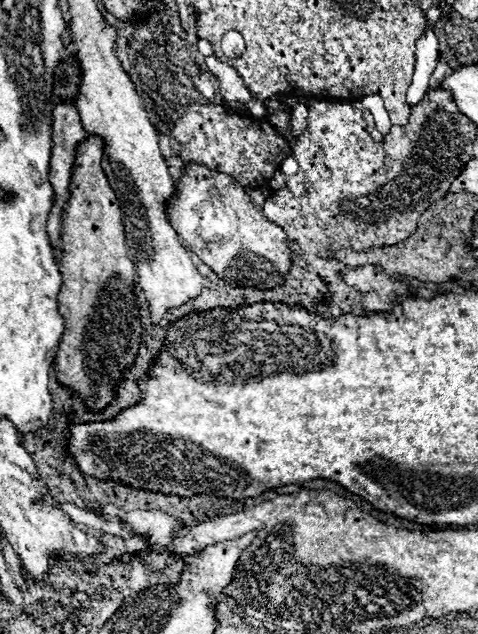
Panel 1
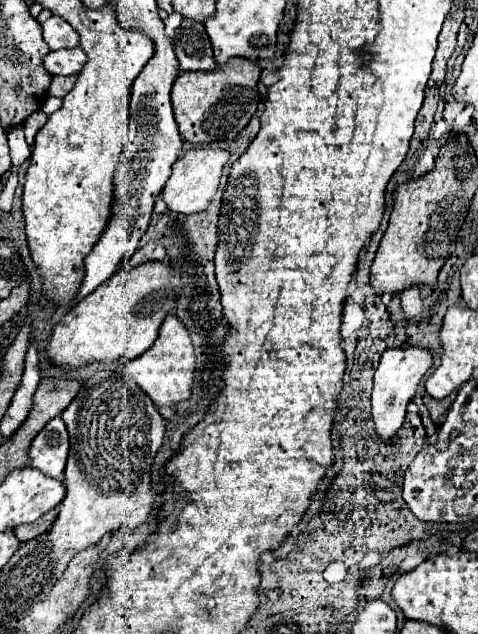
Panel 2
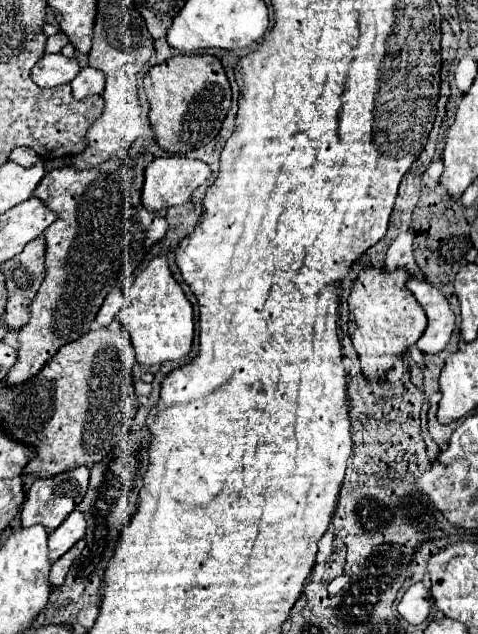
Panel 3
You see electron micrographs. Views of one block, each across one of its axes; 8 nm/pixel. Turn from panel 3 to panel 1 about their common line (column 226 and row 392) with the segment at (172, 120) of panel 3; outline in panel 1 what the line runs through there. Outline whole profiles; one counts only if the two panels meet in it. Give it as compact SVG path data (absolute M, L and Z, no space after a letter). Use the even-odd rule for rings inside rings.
M88 136L76 148L68 188L70 198L62 208L58 260L64 280L58 296L64 332L54 368L58 380L74 388L92 410L102 410L110 404L114 398L112 388L120 382L120 372L134 364L134 356L142 344L142 324L134 296L136 266L128 258L122 212L102 170L102 156L104 142L98 136Z

